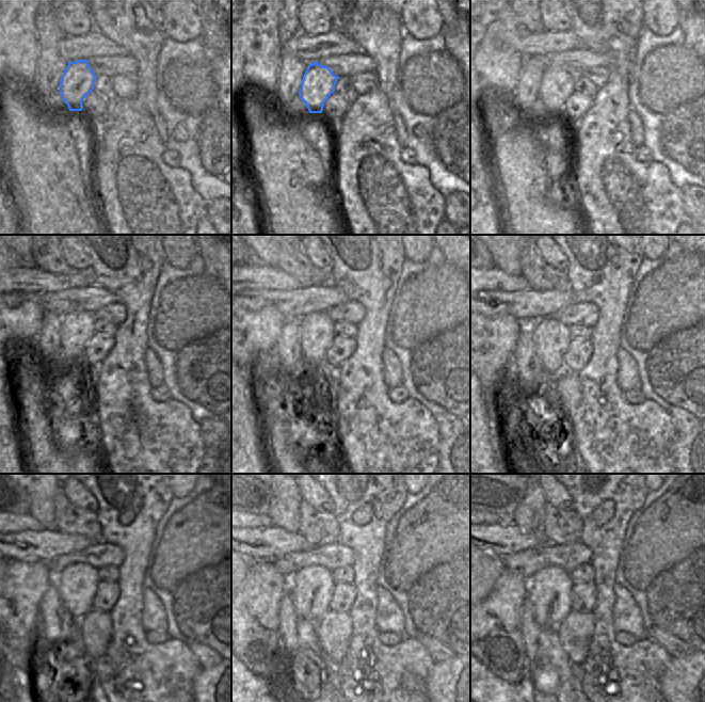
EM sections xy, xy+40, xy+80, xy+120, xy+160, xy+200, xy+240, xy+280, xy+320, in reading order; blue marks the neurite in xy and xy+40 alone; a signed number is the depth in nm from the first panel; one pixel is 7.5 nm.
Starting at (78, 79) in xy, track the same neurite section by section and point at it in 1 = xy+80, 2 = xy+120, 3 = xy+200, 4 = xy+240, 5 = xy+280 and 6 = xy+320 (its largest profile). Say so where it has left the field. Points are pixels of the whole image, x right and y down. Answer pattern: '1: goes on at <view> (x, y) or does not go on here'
1: goes on at xy+80 (557, 85)
2: goes on at xy+120 (77, 329)
3: goes on at xy+200 (551, 338)
4: goes on at xy+240 (76, 584)
5: goes on at xy+280 (310, 589)
6: goes on at xy+320 (549, 595)

